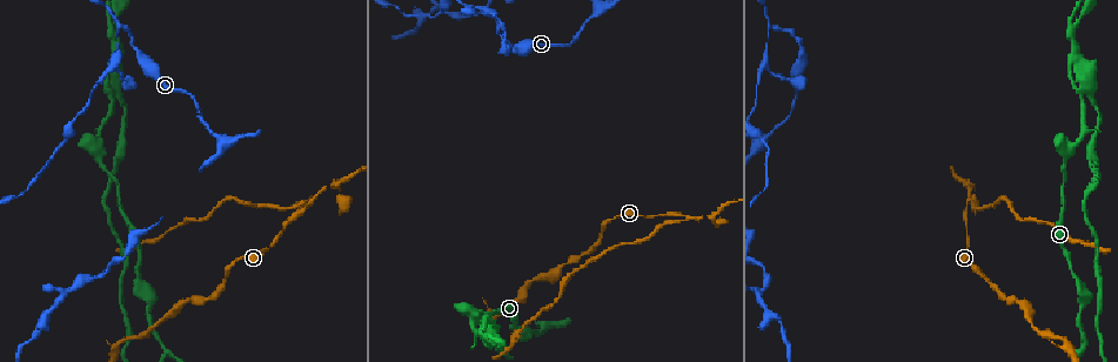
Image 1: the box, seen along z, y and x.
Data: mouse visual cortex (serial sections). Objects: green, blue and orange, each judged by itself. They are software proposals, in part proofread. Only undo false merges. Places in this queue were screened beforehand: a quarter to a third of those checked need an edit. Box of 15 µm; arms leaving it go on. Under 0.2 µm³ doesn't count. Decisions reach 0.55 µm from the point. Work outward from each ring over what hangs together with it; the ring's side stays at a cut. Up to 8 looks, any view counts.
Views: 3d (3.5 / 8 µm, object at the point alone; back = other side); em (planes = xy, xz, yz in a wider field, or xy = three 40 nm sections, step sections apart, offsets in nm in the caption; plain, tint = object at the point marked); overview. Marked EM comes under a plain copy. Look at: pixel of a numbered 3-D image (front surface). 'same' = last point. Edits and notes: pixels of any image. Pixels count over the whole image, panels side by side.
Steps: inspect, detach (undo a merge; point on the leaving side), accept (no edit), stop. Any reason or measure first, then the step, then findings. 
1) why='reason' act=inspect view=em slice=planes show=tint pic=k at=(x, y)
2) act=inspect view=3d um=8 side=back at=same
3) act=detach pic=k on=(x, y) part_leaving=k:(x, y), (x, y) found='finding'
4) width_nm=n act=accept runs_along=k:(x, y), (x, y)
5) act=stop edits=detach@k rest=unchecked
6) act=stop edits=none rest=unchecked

why='sudden change in width' act=inspect view=3d um=3.5 pic=1 at=(516, 326)

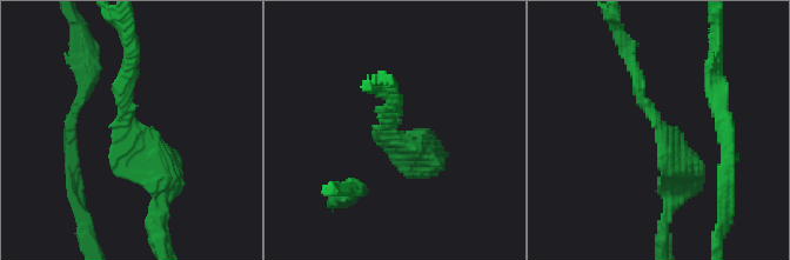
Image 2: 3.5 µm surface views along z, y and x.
act=inspect view=em slice=planes show=tint pic=2 at=(130, 131)

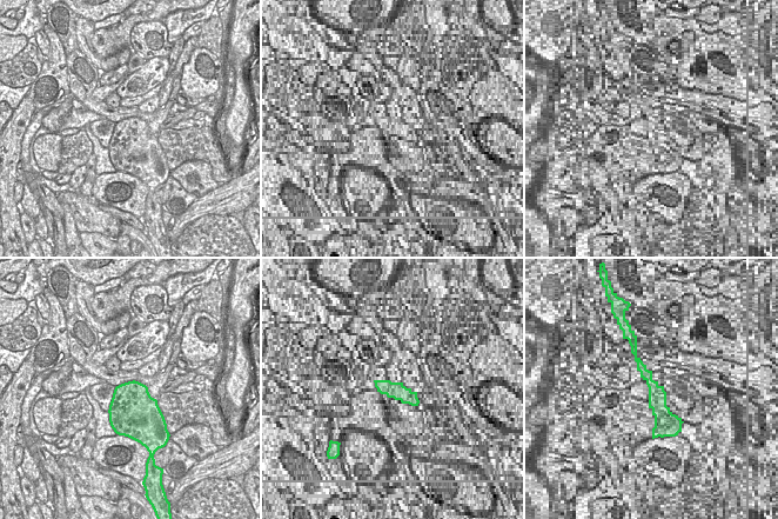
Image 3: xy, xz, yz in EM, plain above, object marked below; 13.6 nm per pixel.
act=accept runs_along=2:(631, 65), (677, 152), (674, 199) found='all the same cell'

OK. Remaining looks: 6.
why='sharp bend' act=inspect view=3d um=3.5 pic=1 at=(546, 326)

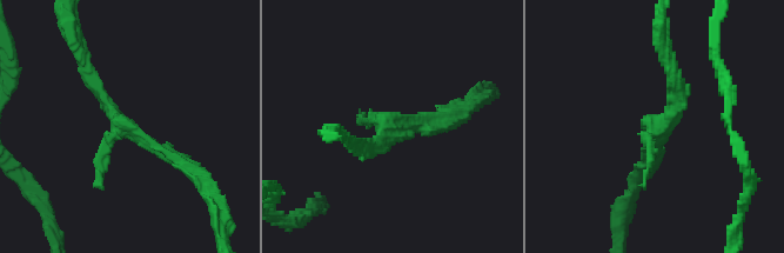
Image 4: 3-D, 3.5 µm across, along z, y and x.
act=accept runs_along=4:(87, 70), (124, 127), (188, 167) found='all the same cell'

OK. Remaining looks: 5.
why='two arms at a narrow angle' act=inspect view=3d um=3.5 pic=1 at=(687, 216)

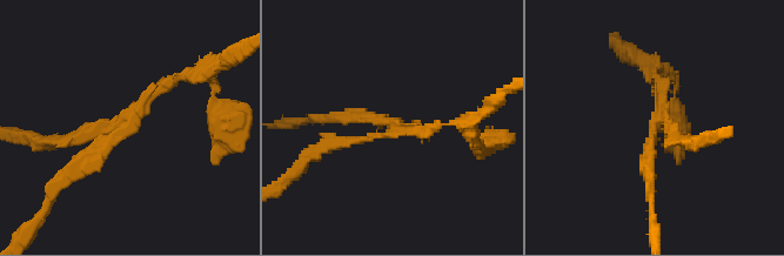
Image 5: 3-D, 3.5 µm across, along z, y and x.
arms=3 arm_widths_nm=150,150,150 act=inspect view=em slice=xy step=2 show=tint pic=5 at=(661, 121)

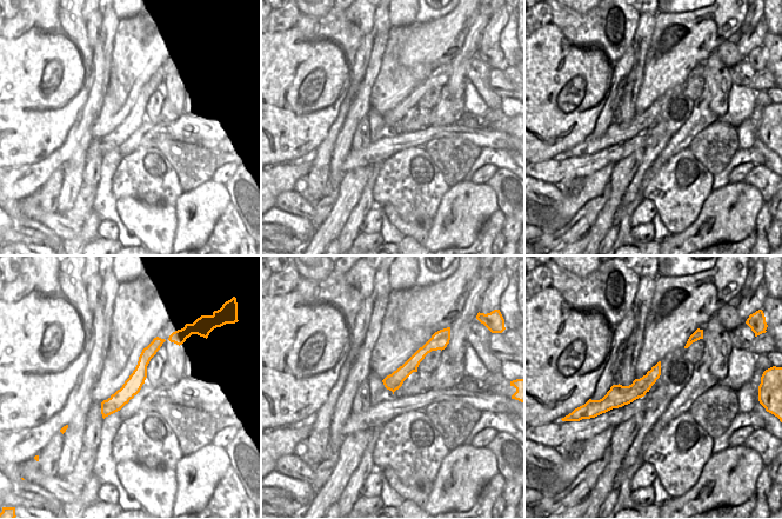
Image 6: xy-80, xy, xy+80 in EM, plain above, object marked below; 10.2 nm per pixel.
act=detach pic=5 on=(74, 141) border=6:(138, 391), (106, 400) found='a second cell is stuck on'

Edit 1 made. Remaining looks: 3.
act=stop edits=detach@5 rest=unchecked

